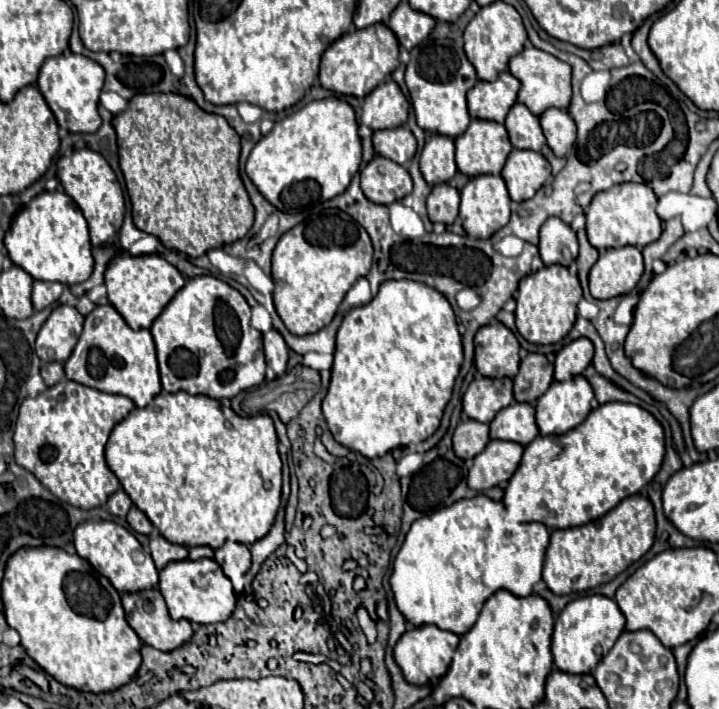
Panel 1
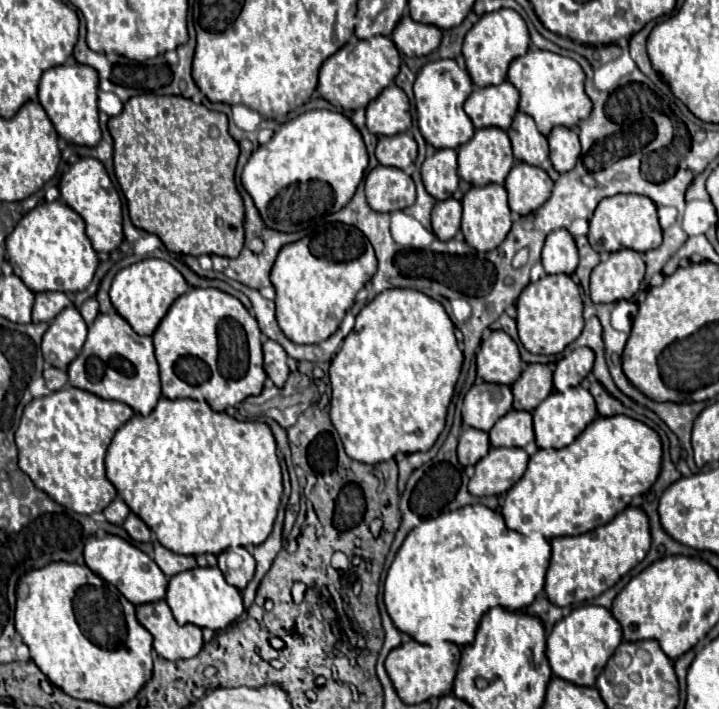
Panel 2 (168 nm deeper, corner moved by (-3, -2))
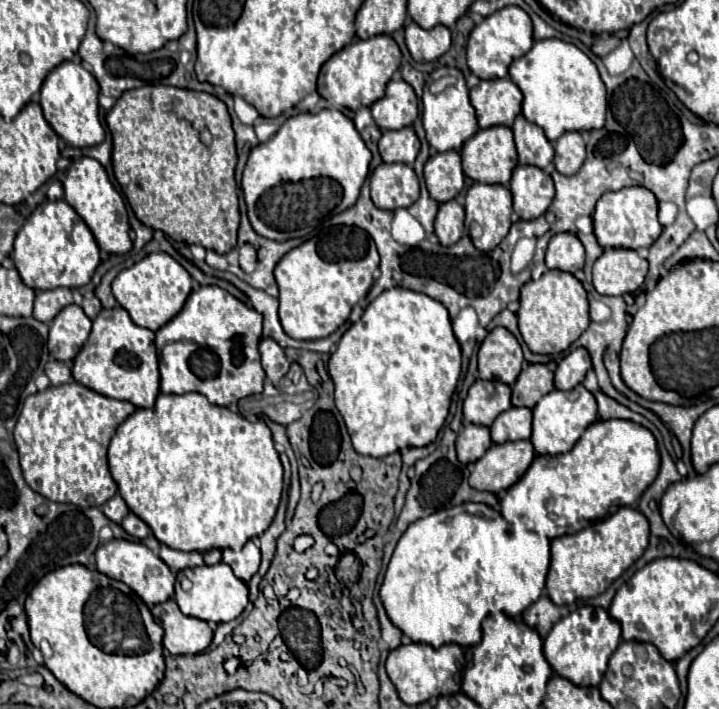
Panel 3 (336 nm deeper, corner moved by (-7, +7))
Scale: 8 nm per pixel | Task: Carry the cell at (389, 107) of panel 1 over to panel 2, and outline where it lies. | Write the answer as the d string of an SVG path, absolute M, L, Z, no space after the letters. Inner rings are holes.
M396 84L384 88L382 94L366 106L366 126L376 136L406 132L410 124L410 100Z

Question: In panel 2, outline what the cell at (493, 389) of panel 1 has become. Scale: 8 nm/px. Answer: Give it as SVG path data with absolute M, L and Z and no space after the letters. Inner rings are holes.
M478 378L476 384L464 396L462 420L466 426L488 432L496 424L496 420L504 416L508 410L512 410L510 386L486 384Z

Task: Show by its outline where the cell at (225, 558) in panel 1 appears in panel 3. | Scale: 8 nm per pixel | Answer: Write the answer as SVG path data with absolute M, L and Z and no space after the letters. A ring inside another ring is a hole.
M248 541L240 551L232 551L232 549L224 549L222 551L224 555L224 563L228 563L234 571L234 575L242 581L250 581L250 577L258 571L260 567L260 549Z

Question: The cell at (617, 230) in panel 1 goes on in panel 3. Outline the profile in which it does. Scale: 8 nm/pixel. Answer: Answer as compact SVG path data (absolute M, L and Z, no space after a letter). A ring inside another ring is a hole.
M624 187L620 191L604 193L596 203L592 219L594 219L594 235L602 247L616 249L650 247L662 233L662 225L658 221L658 201L654 193L644 187Z

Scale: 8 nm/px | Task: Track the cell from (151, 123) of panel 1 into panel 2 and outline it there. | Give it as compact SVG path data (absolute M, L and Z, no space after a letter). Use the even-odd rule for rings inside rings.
M142 94L130 98L122 114L110 118L108 130L114 138L114 172L136 228L156 234L162 244L176 254L220 254L228 258L240 254L244 246L244 202L234 182L240 146L228 134L226 114L212 112L182 96Z

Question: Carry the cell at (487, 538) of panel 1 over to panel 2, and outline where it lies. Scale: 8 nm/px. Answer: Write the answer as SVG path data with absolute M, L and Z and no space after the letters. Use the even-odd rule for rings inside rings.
M484 504L462 506L458 510L444 512L438 518L424 520L406 536L384 582L384 604L394 626L400 632L410 634L416 642L428 644L432 640L448 640L458 646L466 646L474 642L478 622L486 610L494 606L504 606L508 610L528 608L544 588L548 564L550 542L542 534L529 537L516 530L508 530L502 514Z

